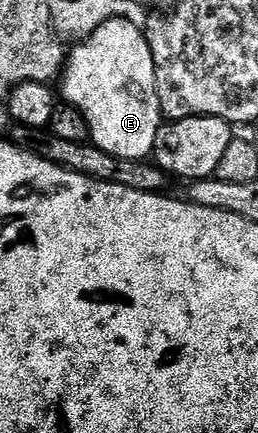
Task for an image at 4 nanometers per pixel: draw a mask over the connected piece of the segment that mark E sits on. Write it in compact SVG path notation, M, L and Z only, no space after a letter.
M126 19L106 20L89 38L71 47L62 71L63 82L63 101L82 112L92 145L102 148L102 152L110 152L110 156L126 160L144 160L151 155L162 125L162 115L154 80L154 56L143 29Z

